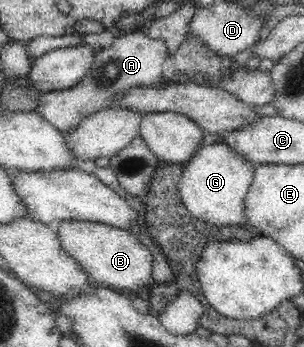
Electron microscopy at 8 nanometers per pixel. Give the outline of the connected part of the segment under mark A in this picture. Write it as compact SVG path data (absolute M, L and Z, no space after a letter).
M136 28L132 34L127 34L117 38L109 47L103 48L94 58L91 69L83 76L83 79L73 87L52 91L49 93L41 93L39 98L39 109L37 112L43 119L47 120L59 133L63 136L71 135L79 123L83 123L83 119L99 113L99 111L107 111L116 107L113 103L117 103L127 91L137 89L137 87L155 87L159 84L160 77L163 76L164 65L169 61L169 53L162 41L153 41L145 34L139 32Z

